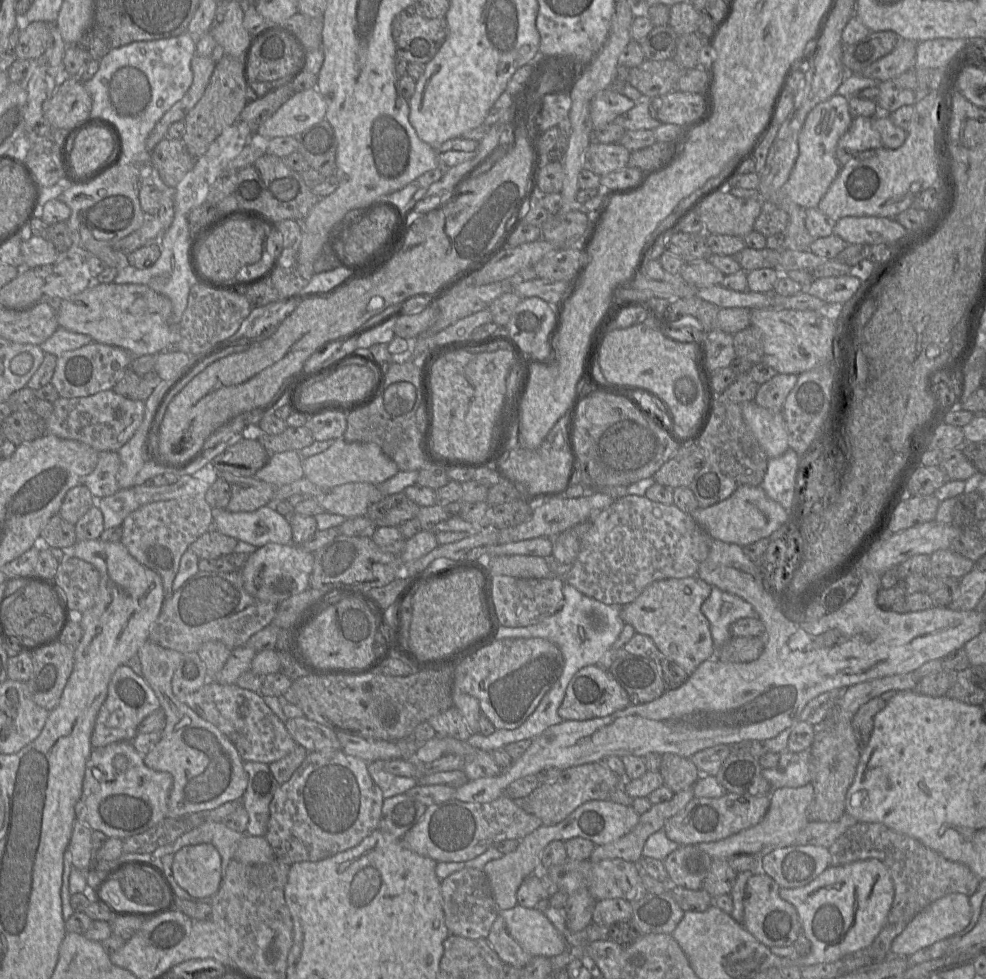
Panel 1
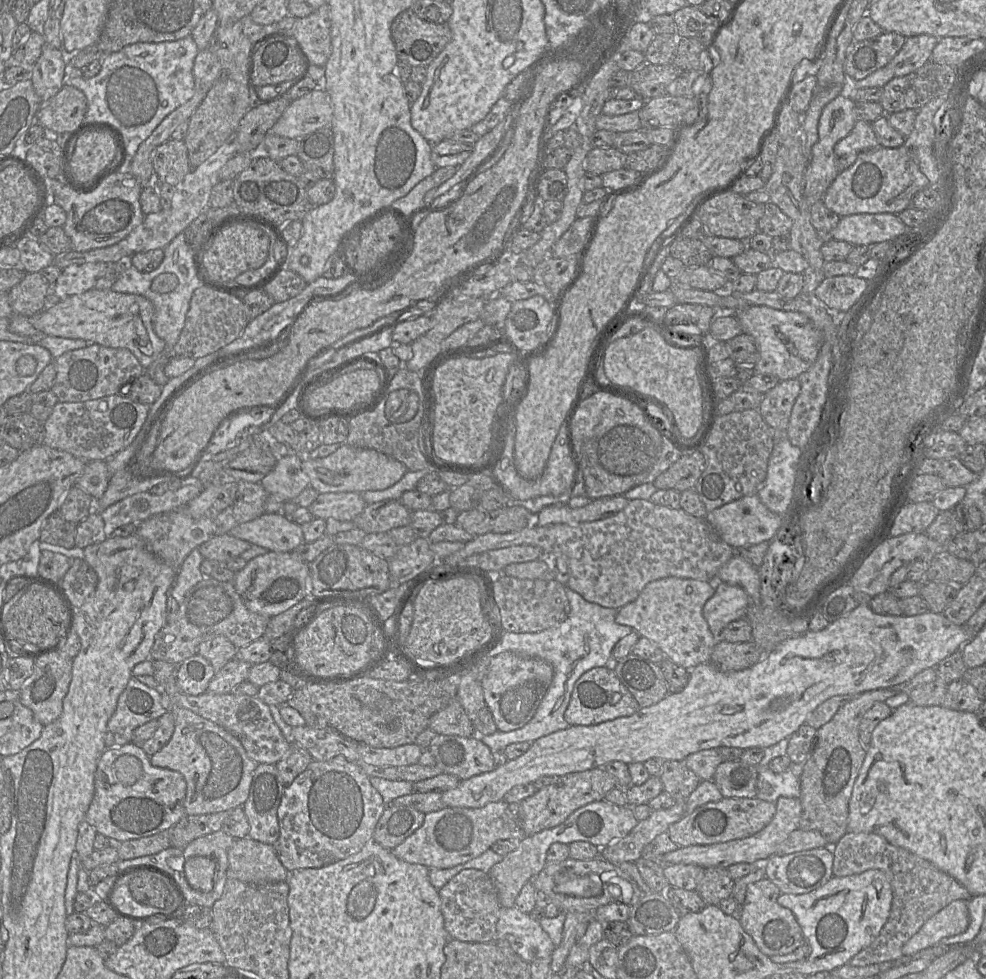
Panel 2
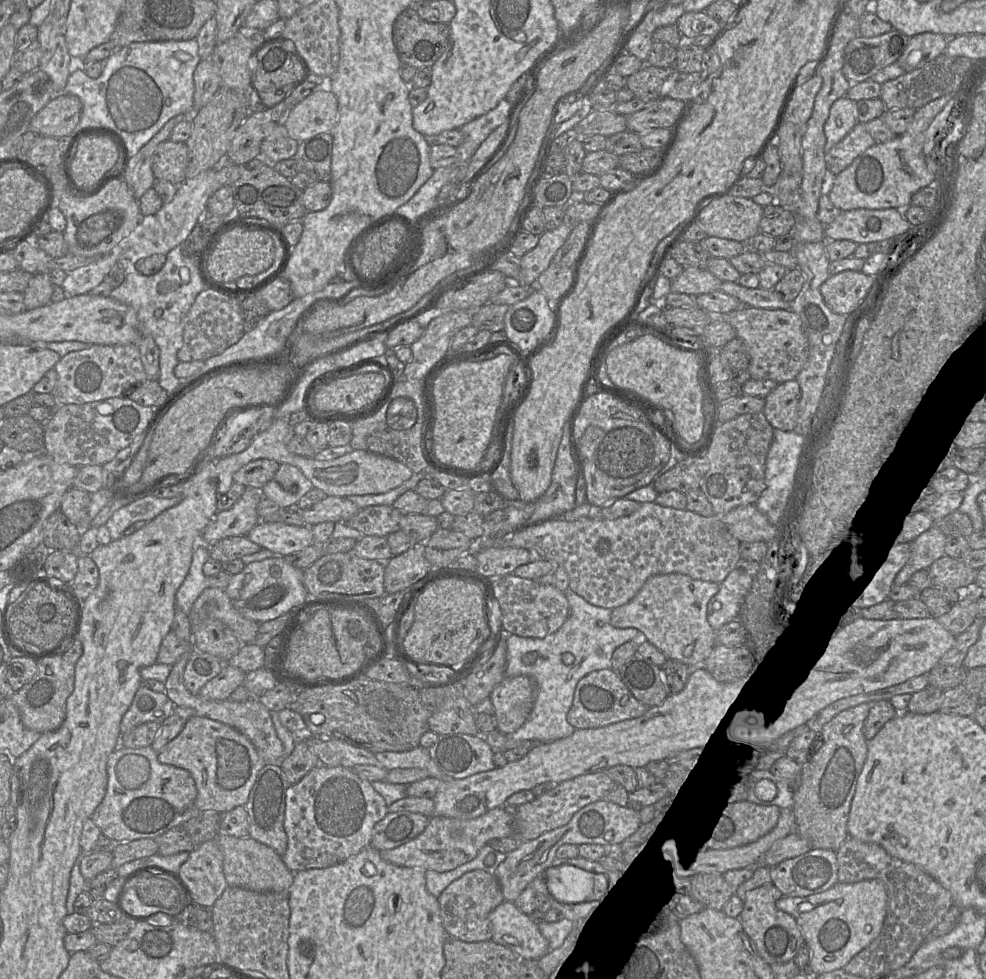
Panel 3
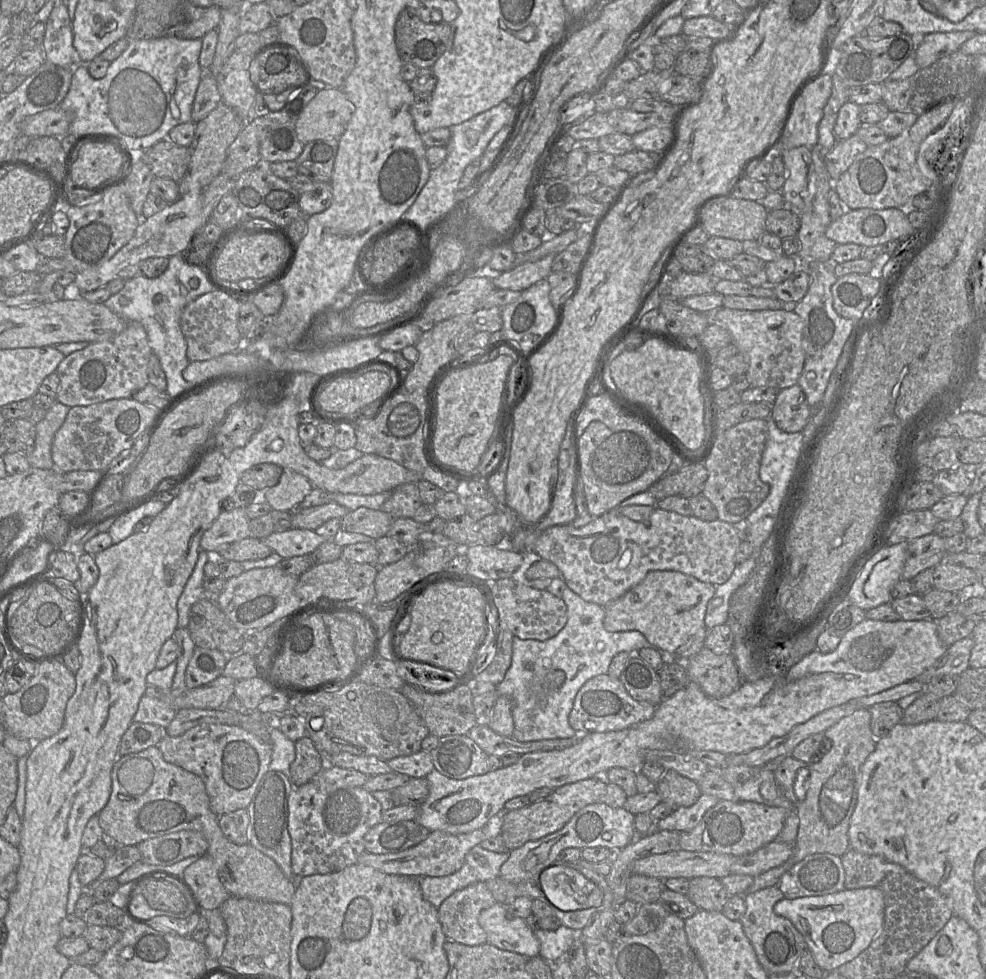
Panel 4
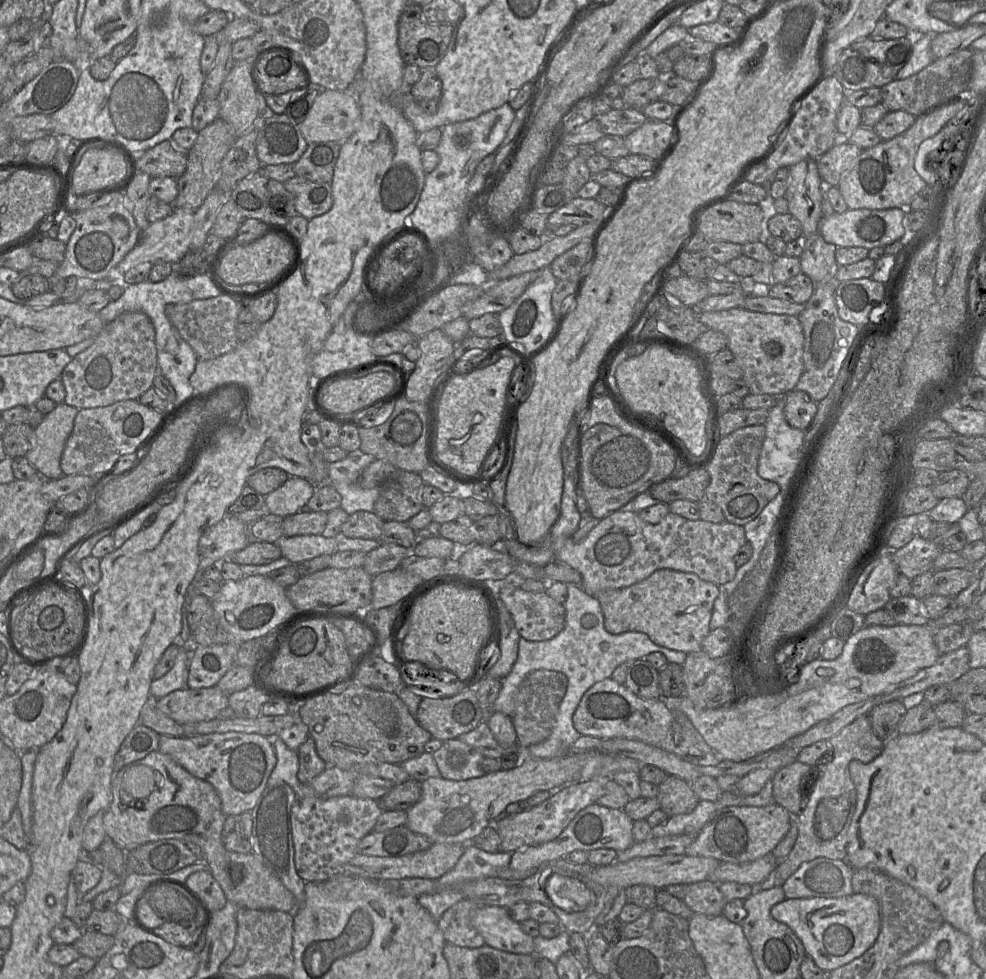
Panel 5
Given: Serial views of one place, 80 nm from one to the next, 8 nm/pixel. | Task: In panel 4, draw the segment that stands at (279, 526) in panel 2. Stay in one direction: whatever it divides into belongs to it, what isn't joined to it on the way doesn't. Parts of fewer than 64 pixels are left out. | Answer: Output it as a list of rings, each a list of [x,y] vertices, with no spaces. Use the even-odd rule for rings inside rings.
[[[290,528],[282,532],[275,532],[264,539],[263,542],[283,559],[295,556],[310,555],[317,547],[326,540],[314,530]]]

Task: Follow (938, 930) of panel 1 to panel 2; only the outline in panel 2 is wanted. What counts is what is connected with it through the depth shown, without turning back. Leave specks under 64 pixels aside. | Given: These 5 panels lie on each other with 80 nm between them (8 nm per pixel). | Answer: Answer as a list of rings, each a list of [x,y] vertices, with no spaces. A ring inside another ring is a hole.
[[[957,899],[929,918],[902,947],[903,956],[936,945],[946,937],[963,932],[970,922],[967,901]]]

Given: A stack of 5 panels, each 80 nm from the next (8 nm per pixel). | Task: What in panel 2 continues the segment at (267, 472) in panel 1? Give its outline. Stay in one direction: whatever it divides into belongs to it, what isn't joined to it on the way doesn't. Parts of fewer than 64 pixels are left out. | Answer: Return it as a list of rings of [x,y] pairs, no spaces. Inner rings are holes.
[[[286,455],[278,458],[274,469],[260,483],[268,494],[292,501],[310,486],[310,479],[302,469],[302,456]]]

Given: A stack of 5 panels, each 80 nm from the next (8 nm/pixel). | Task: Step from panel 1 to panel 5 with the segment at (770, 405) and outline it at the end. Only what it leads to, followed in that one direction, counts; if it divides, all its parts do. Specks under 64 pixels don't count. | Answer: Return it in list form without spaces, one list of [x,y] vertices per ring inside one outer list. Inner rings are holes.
[[[792,390],[785,396],[784,416],[787,423],[805,431],[817,413],[817,402],[800,390]]]

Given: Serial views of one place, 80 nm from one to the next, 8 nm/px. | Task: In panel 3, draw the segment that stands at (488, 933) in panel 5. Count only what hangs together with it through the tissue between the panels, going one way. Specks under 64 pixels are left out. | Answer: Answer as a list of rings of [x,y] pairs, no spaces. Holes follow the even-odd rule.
[[[504,901],[490,913],[492,941],[509,948],[521,959],[539,960],[549,952],[548,942],[529,915]]]

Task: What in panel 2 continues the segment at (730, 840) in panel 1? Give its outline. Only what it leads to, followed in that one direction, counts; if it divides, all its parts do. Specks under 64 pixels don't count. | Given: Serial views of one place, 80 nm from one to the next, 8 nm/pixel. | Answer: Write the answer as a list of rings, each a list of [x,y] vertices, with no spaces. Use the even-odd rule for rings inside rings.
[[[780,797],[775,804],[775,816],[771,822],[758,833],[747,838],[728,842],[679,847],[675,851],[664,854],[660,859],[660,863],[663,865],[693,864],[705,869],[711,867],[728,868],[737,863],[763,864],[769,857],[776,854],[778,847],[788,838],[790,833],[799,829],[802,813],[800,799]]]

